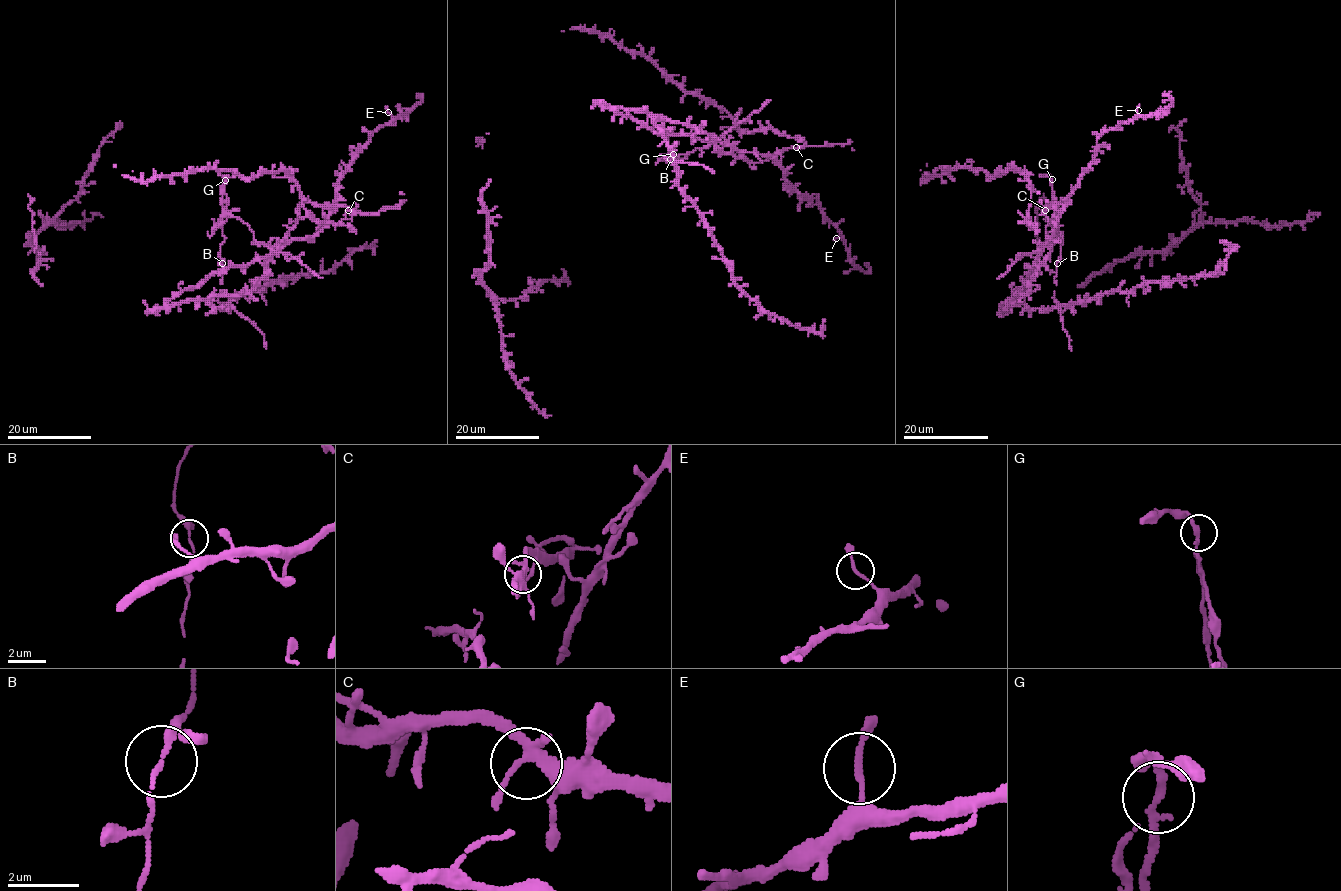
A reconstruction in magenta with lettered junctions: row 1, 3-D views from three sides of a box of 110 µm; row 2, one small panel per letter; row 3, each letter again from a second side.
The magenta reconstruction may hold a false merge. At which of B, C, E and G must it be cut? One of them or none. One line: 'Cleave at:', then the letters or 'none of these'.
Cleave at: G

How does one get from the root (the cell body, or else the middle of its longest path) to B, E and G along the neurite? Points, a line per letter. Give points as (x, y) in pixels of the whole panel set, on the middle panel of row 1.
B: (677, 121), (614, 110), (659, 134), (722, 141), (725, 135), (671, 158), (673, 164), (668, 163), (671, 159)
E: (677, 121), (614, 110), (659, 134), (719, 139), (767, 155), (801, 195), (817, 200), (841, 236), (836, 238)
G: (677, 121), (614, 110), (659, 134), (722, 141), (725, 135), (703, 148), (674, 159), (673, 154)

